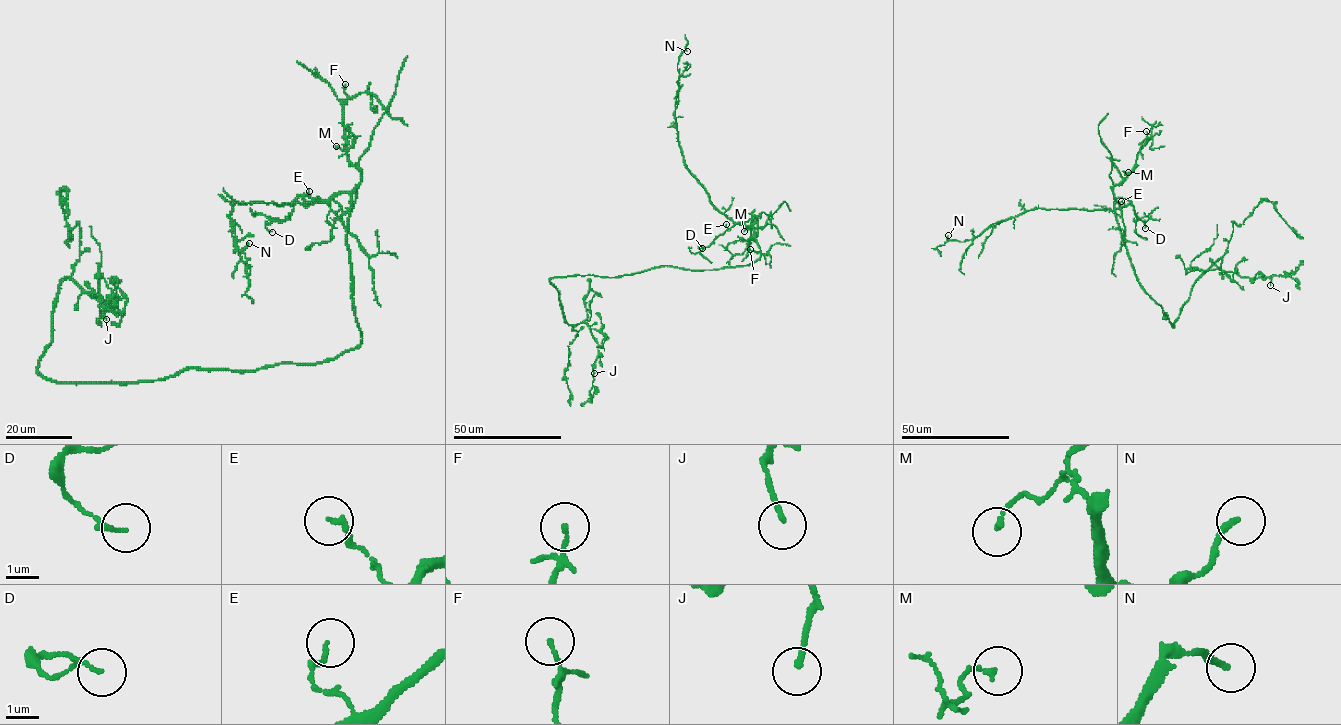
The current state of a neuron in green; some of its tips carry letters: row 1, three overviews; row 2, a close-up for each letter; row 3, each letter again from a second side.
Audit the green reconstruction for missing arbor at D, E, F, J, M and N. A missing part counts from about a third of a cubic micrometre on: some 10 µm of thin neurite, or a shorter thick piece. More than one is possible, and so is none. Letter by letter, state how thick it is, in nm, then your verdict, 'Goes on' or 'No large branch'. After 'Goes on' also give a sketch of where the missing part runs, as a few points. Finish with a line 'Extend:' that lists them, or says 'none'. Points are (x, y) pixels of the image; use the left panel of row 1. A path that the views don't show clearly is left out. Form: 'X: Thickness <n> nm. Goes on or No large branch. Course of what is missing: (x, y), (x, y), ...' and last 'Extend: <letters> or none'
D: Thickness 130 nm. No large branch
E: Thickness 130 nm. No large branch
F: Thickness 110 nm. No large branch
J: Thickness 140 nm. Goes on. Course of what is missing: (106, 319), (112, 341)
M: Thickness 160 nm. No large branch
N: Thickness 200 nm. No large branch
Extend: J

